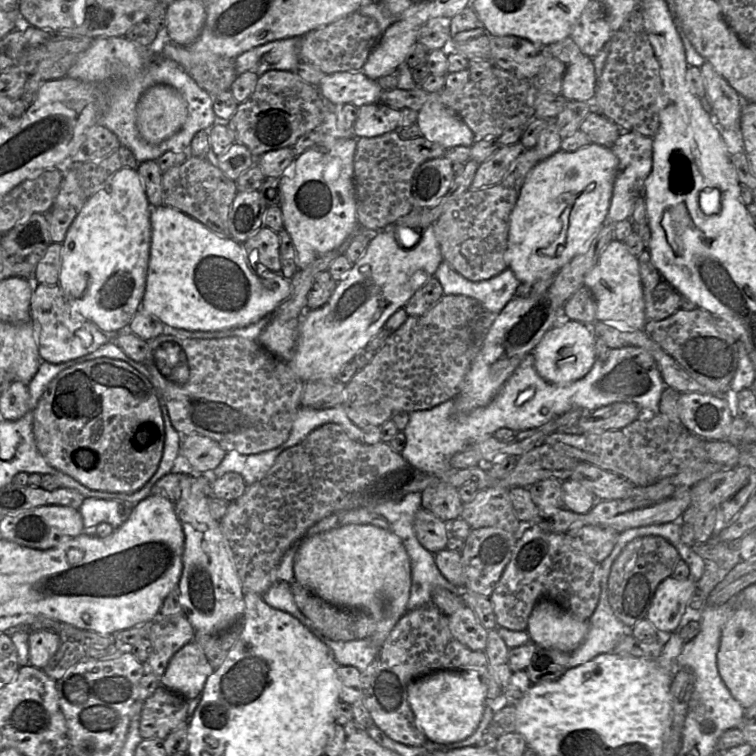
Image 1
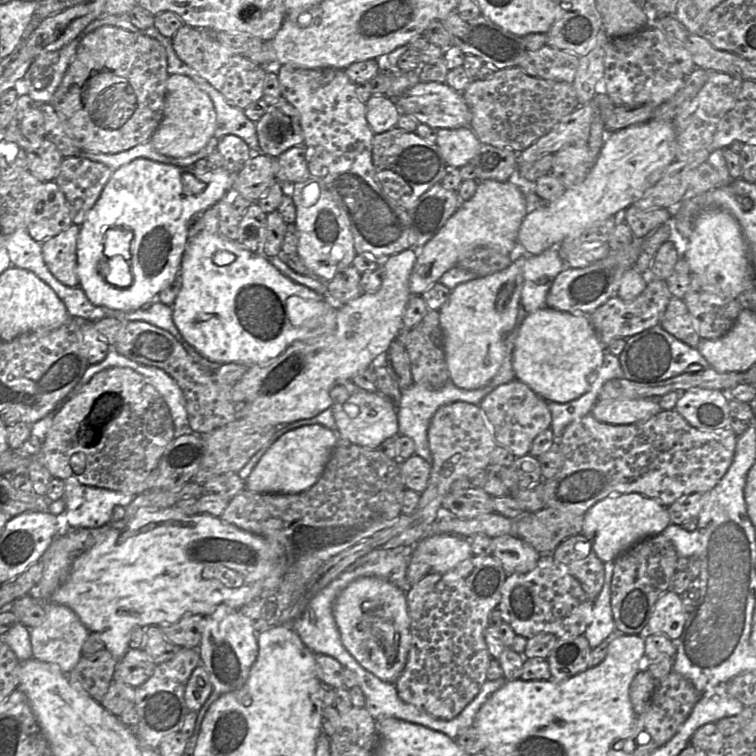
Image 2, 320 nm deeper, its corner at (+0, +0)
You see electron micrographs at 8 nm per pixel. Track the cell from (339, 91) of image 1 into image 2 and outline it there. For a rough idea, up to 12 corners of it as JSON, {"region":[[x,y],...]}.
{"region":[[420,81],[395,104],[435,129],[470,127],[462,93]]}

